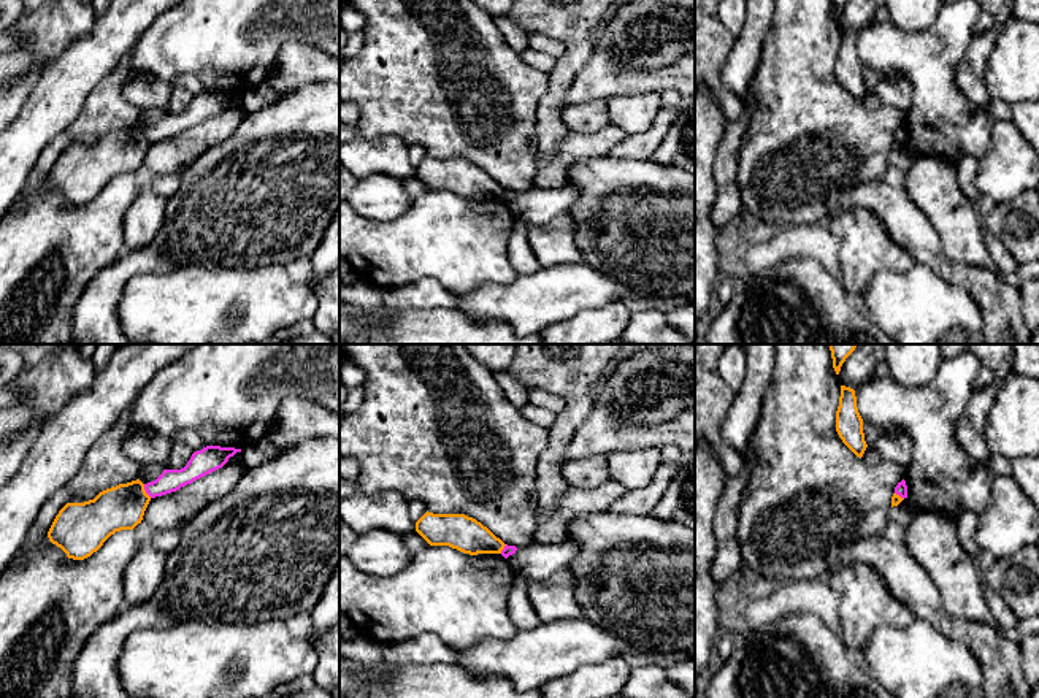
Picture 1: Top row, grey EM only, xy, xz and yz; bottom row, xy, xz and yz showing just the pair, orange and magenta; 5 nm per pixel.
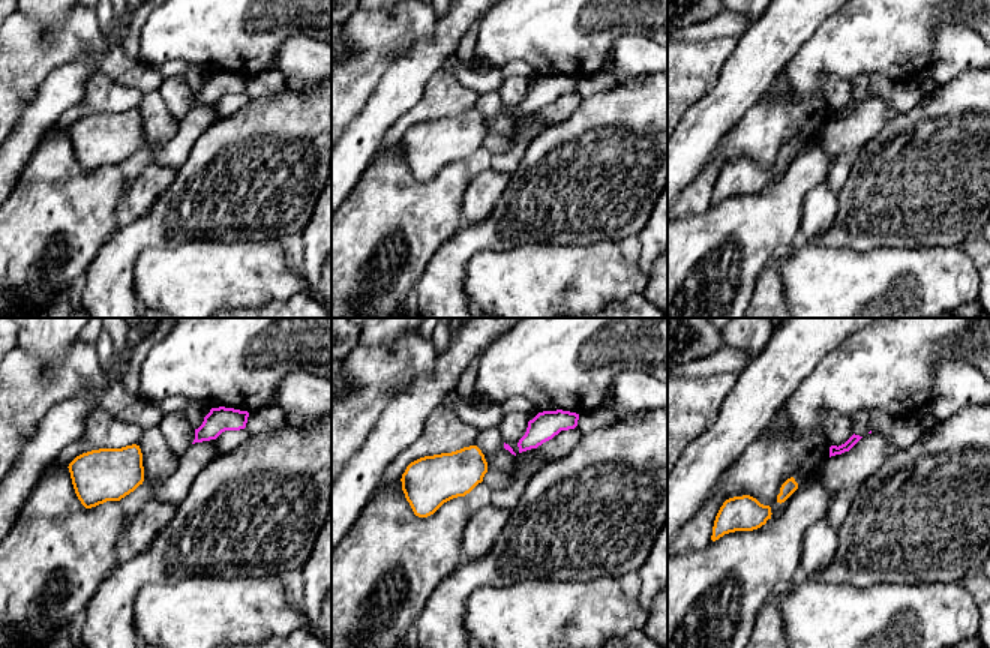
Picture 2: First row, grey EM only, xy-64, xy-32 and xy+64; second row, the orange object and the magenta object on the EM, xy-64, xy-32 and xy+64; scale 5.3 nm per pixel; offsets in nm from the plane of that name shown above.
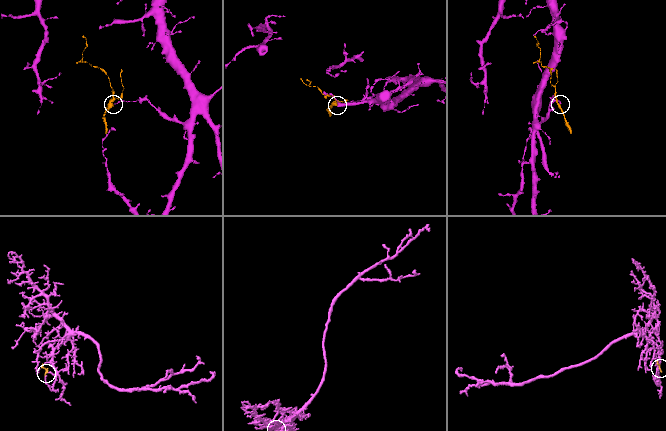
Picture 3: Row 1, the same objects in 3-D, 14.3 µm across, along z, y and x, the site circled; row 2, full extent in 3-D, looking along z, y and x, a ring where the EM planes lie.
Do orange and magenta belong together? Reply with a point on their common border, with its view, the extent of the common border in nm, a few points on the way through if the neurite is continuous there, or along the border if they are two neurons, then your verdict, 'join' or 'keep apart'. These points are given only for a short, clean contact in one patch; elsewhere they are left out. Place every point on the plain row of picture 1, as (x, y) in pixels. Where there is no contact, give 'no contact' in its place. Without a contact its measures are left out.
meets orange in xy at (145, 135); contact 80 nm long; border along xy (143, 129), (143, 134), (151, 141); keep apart

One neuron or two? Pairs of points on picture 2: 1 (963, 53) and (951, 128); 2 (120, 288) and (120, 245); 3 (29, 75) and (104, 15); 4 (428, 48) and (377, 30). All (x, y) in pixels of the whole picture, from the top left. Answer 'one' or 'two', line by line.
1: two
2: one
3: two
4: two

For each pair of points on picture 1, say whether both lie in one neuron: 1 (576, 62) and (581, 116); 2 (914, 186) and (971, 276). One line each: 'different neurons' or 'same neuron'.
1: different neurons
2: different neurons

